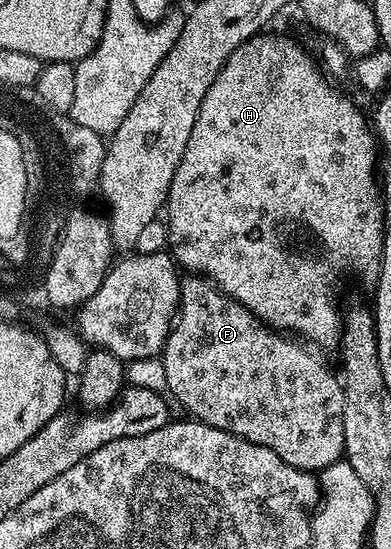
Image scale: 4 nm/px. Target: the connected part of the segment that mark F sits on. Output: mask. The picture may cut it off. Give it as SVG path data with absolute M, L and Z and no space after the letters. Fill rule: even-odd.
M188 274L181 279L180 307L176 310L176 318L172 321L172 329L166 338L162 353L164 369L166 370L167 395L173 401L176 399L188 411L188 414L191 414L200 423L209 424L218 430L226 430L243 440L266 446L266 450L274 450L274 454L278 454L278 458L282 458L282 462L300 468L303 472L313 474L329 468L332 464L337 464L344 456L344 386L341 377L337 373L335 376L331 366L319 355L323 356L319 351L309 347L307 343L301 342L283 331L268 327L250 309L239 304L237 300L230 299L227 294L220 291L211 280L199 274Z

